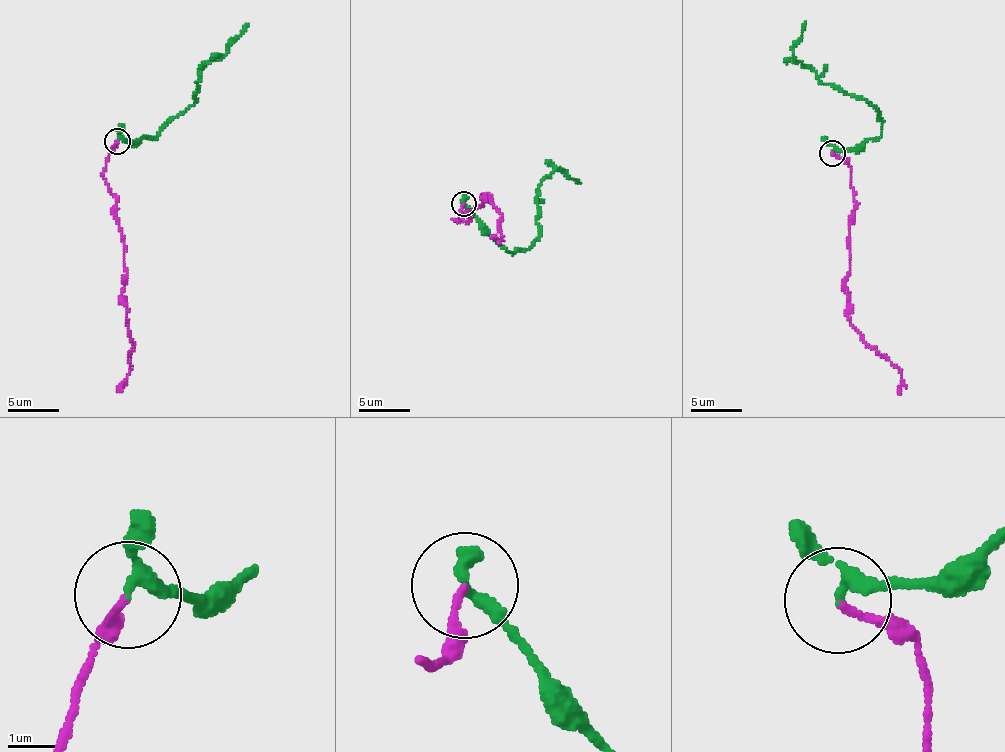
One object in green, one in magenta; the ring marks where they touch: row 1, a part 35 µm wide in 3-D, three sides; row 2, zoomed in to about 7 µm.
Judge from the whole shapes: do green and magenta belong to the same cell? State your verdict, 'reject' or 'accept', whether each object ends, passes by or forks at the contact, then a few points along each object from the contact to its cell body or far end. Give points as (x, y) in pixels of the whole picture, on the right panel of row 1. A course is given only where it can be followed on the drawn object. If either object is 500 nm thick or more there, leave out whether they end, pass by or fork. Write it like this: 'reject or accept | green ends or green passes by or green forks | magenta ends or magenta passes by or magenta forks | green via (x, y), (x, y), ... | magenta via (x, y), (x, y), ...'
reject | green passes by | magenta ends | green via (831, 152), (878, 137), (880, 114), (864, 99), (843, 94), (823, 83), (793, 54), (805, 21) | magenta via (831, 152), (851, 169), (853, 189), (845, 290), (848, 320), (863, 340), (899, 370), (900, 394)

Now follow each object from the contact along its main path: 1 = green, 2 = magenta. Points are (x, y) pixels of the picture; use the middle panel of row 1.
1: (464, 203), (503, 248), (524, 251), (538, 235), (536, 191), (543, 179), (560, 168), (580, 183)
2: (464, 203), (455, 221), (469, 218), (489, 195), (502, 214), (501, 238), (491, 237)

